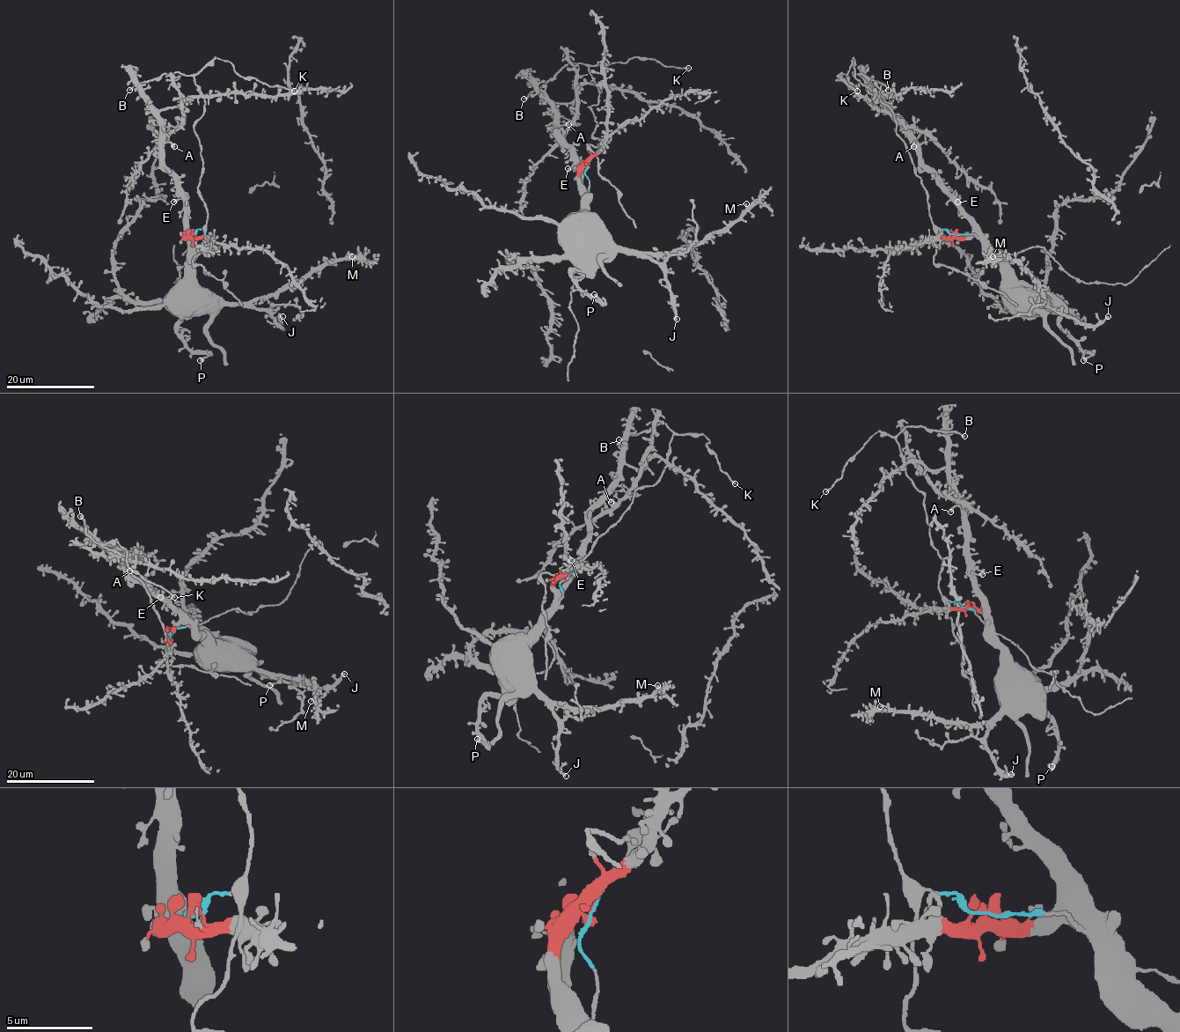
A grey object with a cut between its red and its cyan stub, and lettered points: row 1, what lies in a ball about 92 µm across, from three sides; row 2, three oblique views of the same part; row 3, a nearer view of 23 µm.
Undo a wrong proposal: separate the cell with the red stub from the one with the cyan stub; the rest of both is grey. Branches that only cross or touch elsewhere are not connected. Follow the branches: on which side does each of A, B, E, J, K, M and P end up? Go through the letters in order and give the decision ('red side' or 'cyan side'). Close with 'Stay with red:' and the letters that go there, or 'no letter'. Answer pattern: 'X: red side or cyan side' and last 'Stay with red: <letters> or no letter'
A: red side
B: cyan side
E: red side
J: red side
K: cyan side
M: red side
P: red side
Stay with red: A, E, J, M, P

